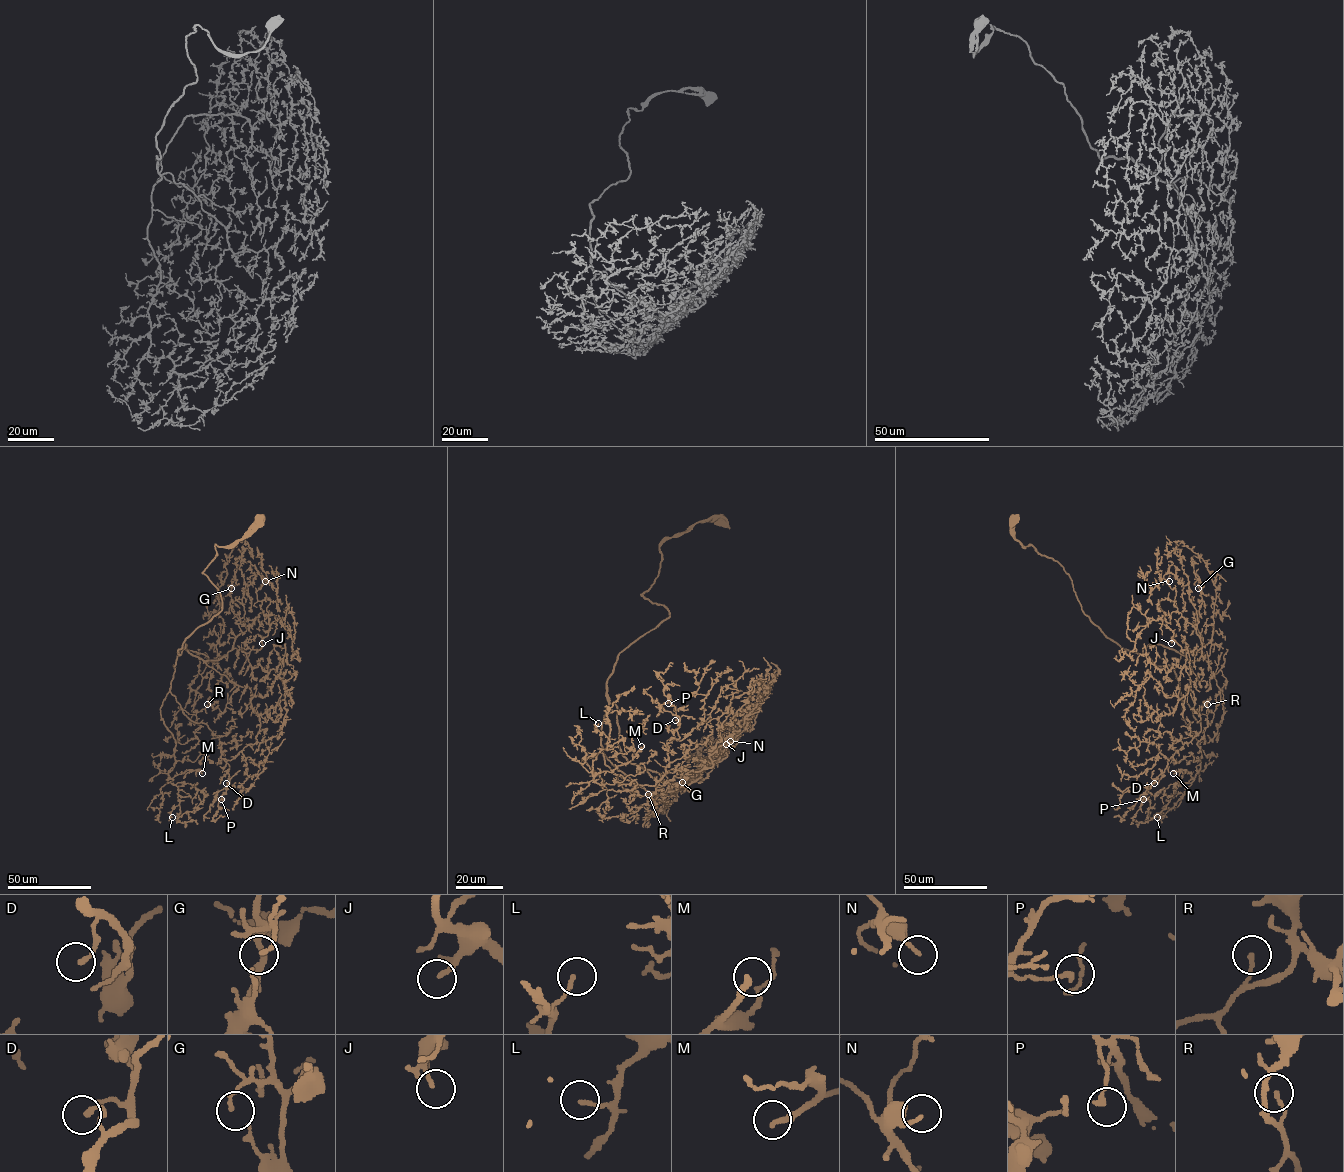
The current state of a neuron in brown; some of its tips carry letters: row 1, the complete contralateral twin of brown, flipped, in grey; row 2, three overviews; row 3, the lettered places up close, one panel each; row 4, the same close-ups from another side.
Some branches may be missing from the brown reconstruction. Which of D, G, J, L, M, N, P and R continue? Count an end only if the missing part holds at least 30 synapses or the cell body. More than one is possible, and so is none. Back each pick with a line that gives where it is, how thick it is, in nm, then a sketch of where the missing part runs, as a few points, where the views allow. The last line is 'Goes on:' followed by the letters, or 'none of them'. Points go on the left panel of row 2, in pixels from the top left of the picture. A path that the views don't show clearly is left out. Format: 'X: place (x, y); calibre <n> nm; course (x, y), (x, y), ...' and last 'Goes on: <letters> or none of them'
J: place (262, 643); calibre 150 nm; course (262, 643), (274, 646), (282, 633)
M: place (202, 773); calibre 240 nm; course (202, 773), (211, 775), (220, 771)
Goes on: J, M

